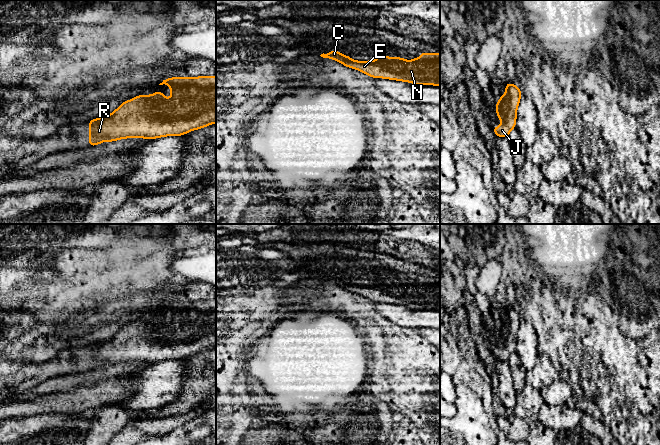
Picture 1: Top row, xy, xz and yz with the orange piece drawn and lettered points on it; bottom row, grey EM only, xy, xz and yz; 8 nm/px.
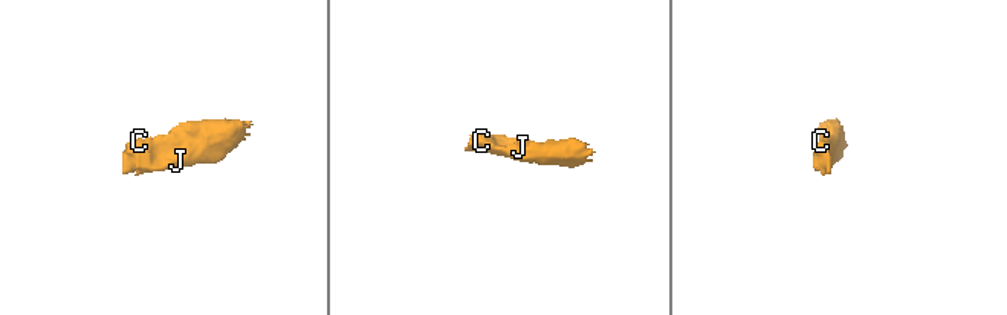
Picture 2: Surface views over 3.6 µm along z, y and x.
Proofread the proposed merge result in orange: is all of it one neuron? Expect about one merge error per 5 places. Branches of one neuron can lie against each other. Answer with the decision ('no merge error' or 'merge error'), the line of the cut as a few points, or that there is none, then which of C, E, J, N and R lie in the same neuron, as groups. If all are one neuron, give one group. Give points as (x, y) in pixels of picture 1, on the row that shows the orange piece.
no merge error | no cut | C E J N R

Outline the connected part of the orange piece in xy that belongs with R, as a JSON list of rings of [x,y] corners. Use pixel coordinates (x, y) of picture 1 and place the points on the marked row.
[[[216,76],[174,77],[163,80],[159,85],[163,84],[171,87],[171,98],[166,99],[162,91],[153,95],[138,95],[123,102],[112,114],[90,120],[89,146],[132,137],[155,139],[181,136],[216,123]]]

